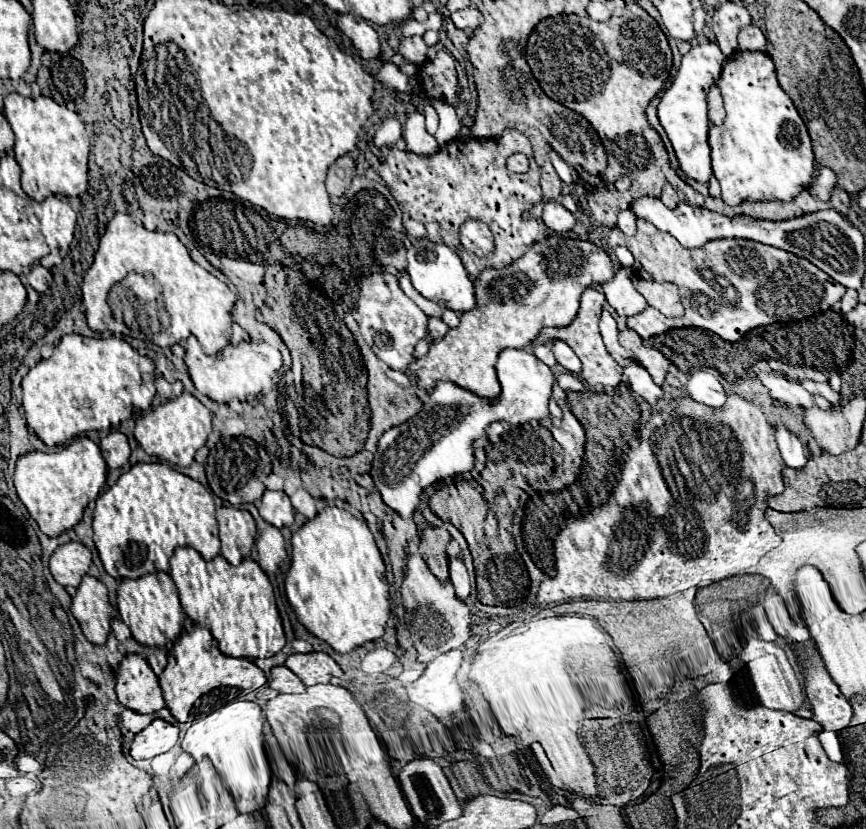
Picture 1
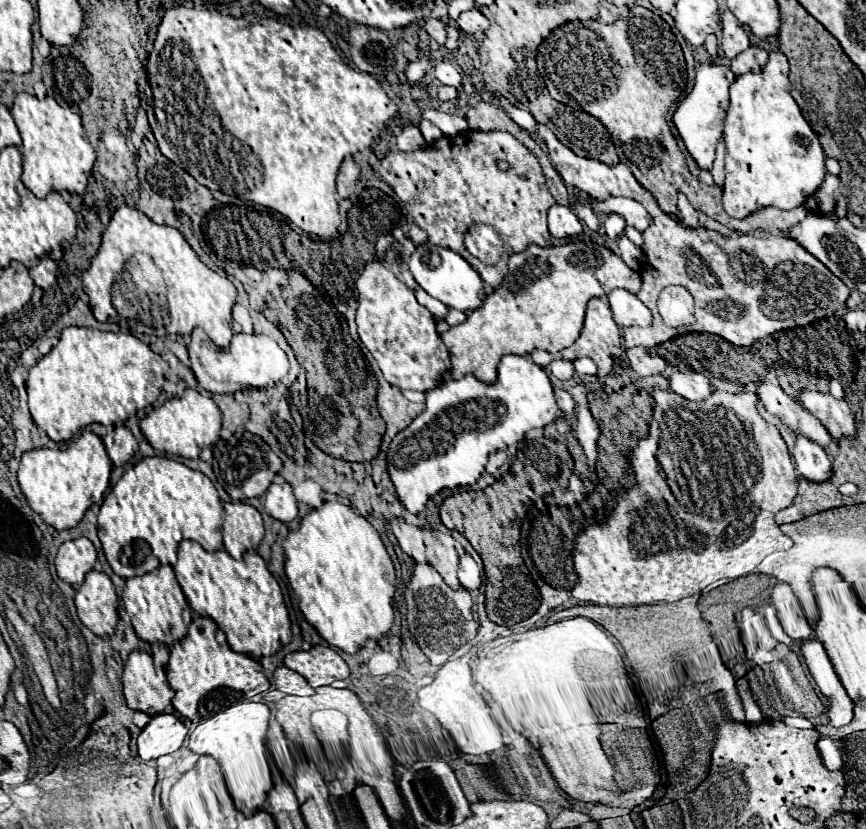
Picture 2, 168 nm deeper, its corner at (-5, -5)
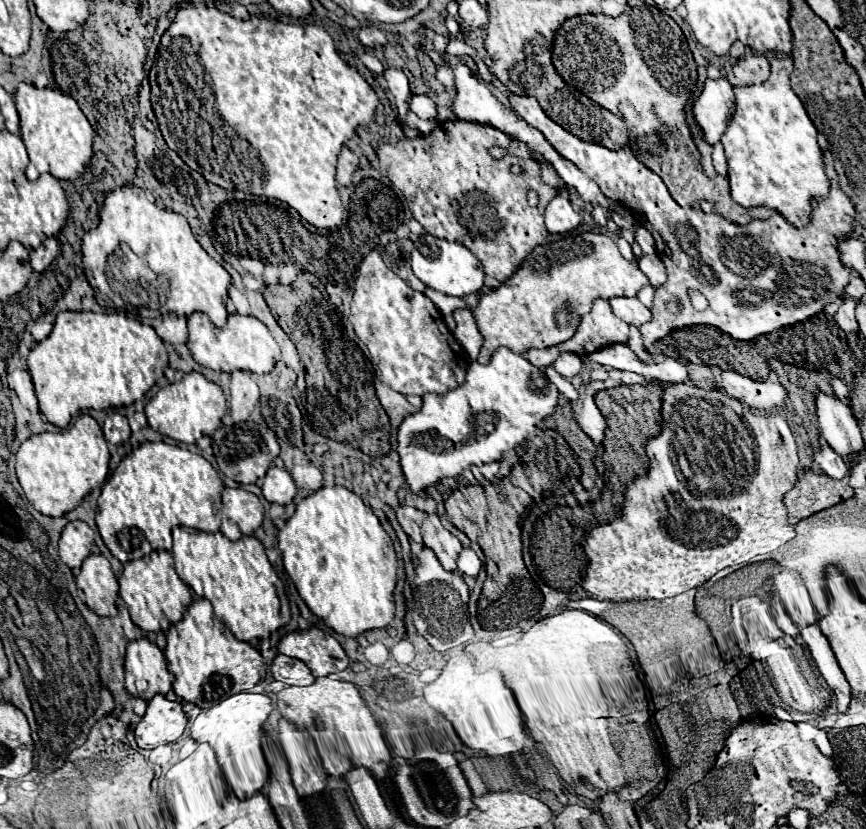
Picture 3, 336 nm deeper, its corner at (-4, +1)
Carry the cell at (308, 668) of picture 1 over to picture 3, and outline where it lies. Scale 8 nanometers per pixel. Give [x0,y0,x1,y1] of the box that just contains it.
[278,626,350,678]

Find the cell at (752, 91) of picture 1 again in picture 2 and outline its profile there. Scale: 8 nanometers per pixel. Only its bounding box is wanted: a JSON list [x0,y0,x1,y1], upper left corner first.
[723,52,825,218]

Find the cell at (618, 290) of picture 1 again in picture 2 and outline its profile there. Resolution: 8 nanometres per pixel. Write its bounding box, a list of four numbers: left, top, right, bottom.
[609,288,651,326]

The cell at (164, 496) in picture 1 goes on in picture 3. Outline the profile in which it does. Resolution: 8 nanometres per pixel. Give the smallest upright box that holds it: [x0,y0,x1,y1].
[96,442,224,562]

